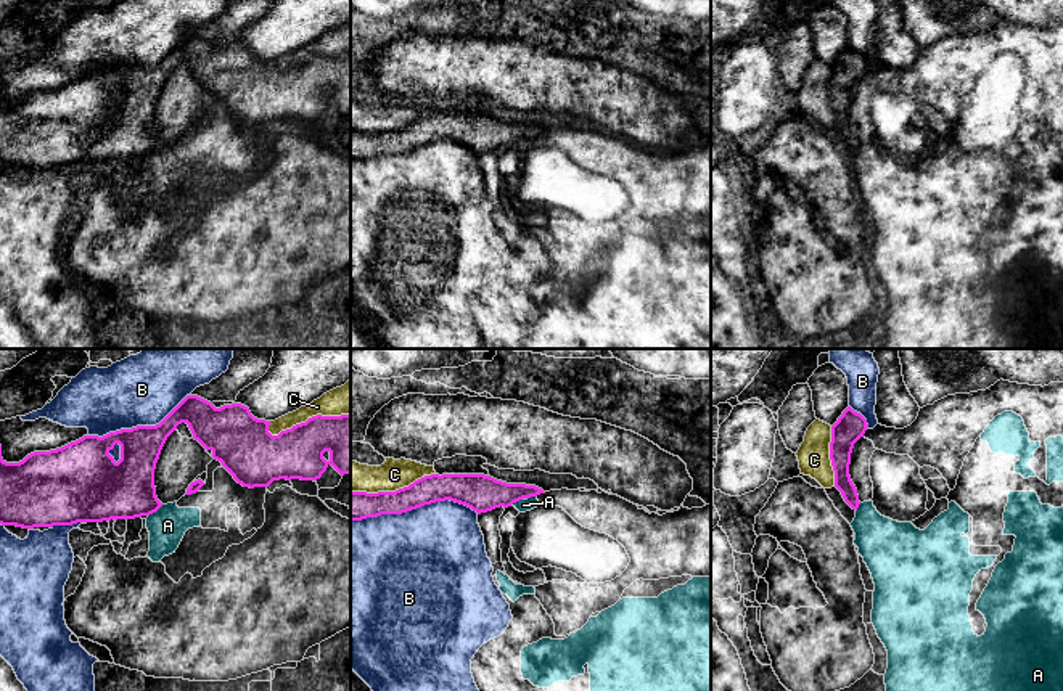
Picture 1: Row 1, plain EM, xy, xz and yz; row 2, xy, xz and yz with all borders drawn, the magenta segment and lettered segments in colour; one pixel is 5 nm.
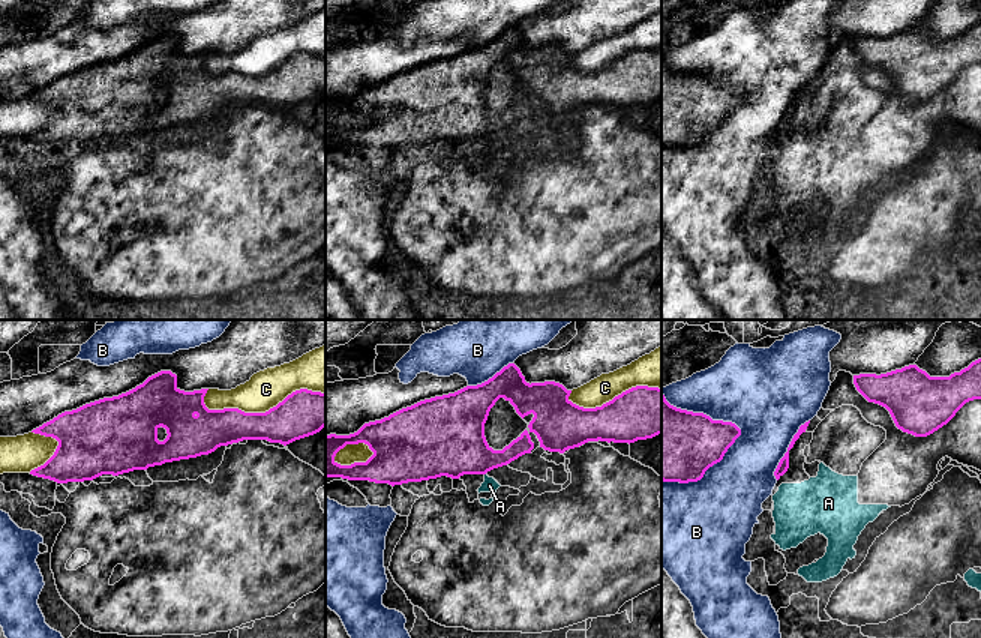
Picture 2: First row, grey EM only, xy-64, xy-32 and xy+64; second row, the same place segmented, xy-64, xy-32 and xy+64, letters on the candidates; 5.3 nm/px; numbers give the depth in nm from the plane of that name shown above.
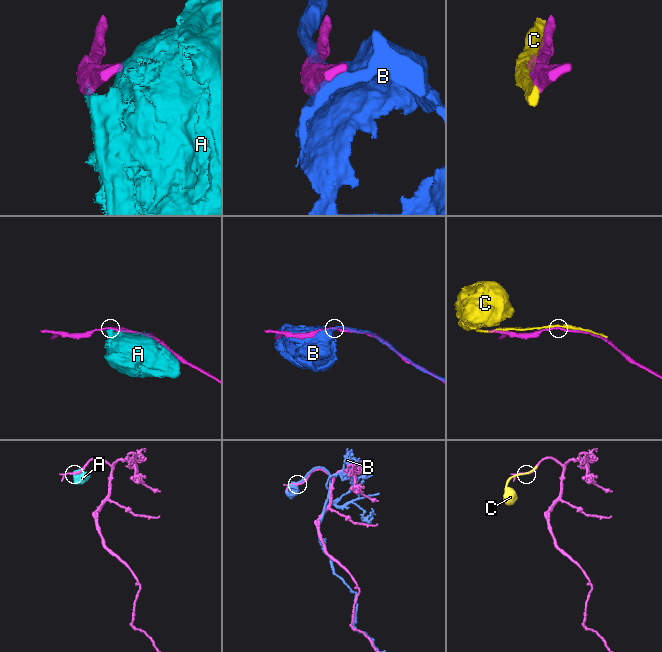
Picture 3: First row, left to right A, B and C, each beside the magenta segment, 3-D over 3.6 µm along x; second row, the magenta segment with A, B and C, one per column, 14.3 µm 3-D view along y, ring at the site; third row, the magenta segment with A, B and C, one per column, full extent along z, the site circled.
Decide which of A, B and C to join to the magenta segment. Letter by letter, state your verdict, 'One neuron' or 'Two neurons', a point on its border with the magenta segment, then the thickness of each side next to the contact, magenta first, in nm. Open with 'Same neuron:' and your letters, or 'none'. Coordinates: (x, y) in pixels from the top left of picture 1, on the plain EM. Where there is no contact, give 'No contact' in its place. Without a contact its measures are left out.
Same neuron: none
A: Two neurons. Touches magenta at xy (155, 151). Thickness 280 nm (magenta) against 190 nm
B: Two neurons. Touches magenta at xz (414, 148). Thickness 140 nm (magenta) against 500 nm
C: Two neurons. Touches magenta at xy (309, 58). Thickness 260 nm (magenta) against 160 nm

